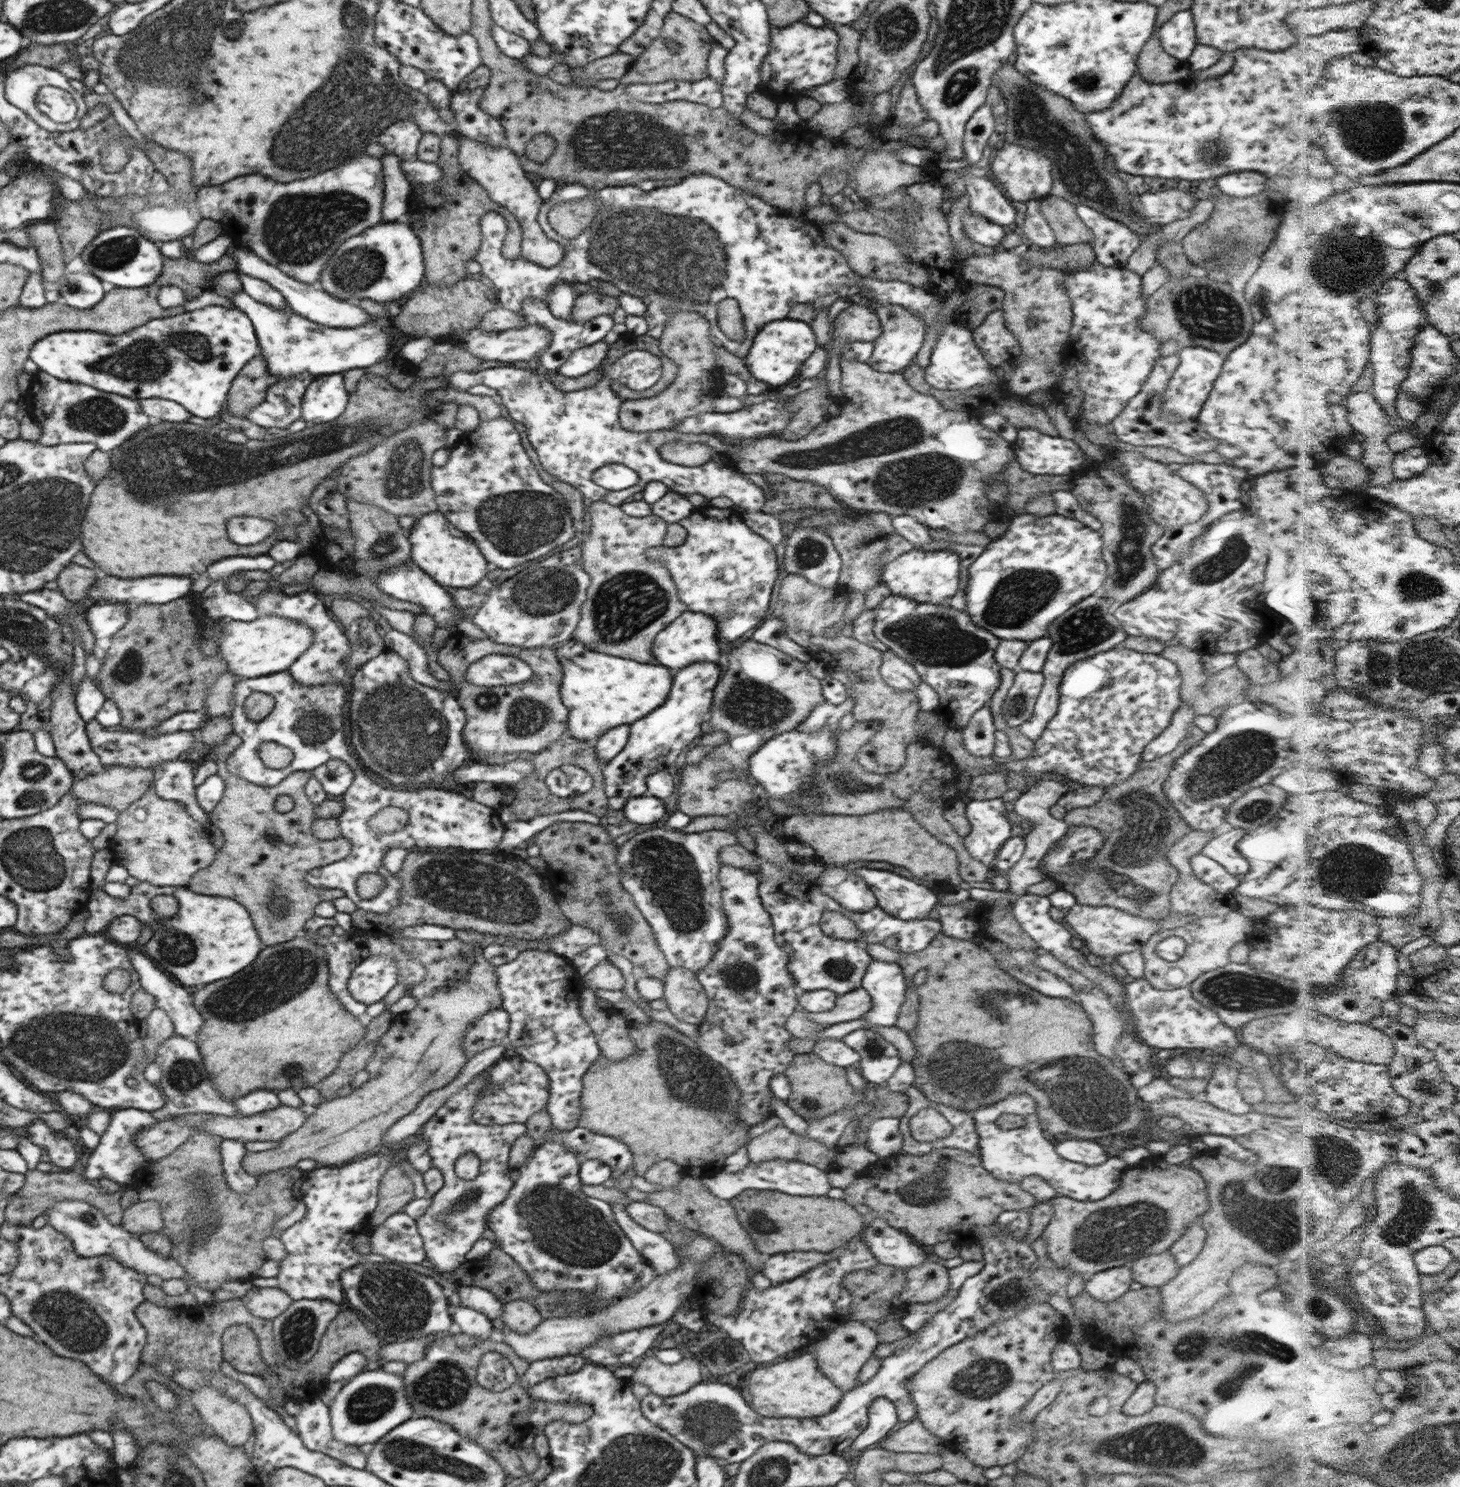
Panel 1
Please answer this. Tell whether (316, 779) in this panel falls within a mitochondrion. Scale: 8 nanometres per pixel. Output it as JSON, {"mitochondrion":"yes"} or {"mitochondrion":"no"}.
{"mitochondrion":"no"}

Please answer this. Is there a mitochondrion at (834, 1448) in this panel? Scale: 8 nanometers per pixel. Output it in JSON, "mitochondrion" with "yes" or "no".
{"mitochondrion":"no"}

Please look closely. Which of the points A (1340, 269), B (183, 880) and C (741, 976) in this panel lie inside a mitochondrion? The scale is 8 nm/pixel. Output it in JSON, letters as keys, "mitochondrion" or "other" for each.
{"A":"mitochondrion","B":"other","C":"mitochondrion"}

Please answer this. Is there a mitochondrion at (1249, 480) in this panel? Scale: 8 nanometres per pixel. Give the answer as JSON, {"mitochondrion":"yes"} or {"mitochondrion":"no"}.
{"mitochondrion":"no"}

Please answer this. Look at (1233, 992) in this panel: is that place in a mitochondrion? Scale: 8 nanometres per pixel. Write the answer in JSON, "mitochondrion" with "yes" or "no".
{"mitochondrion":"yes"}

